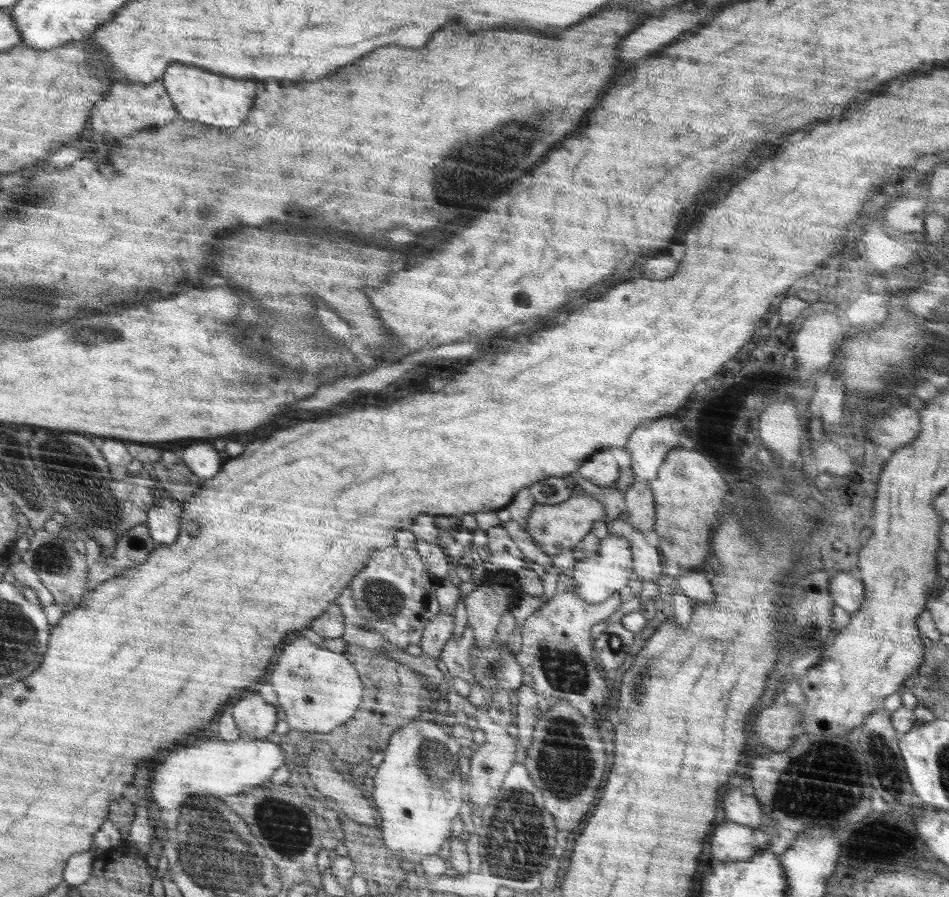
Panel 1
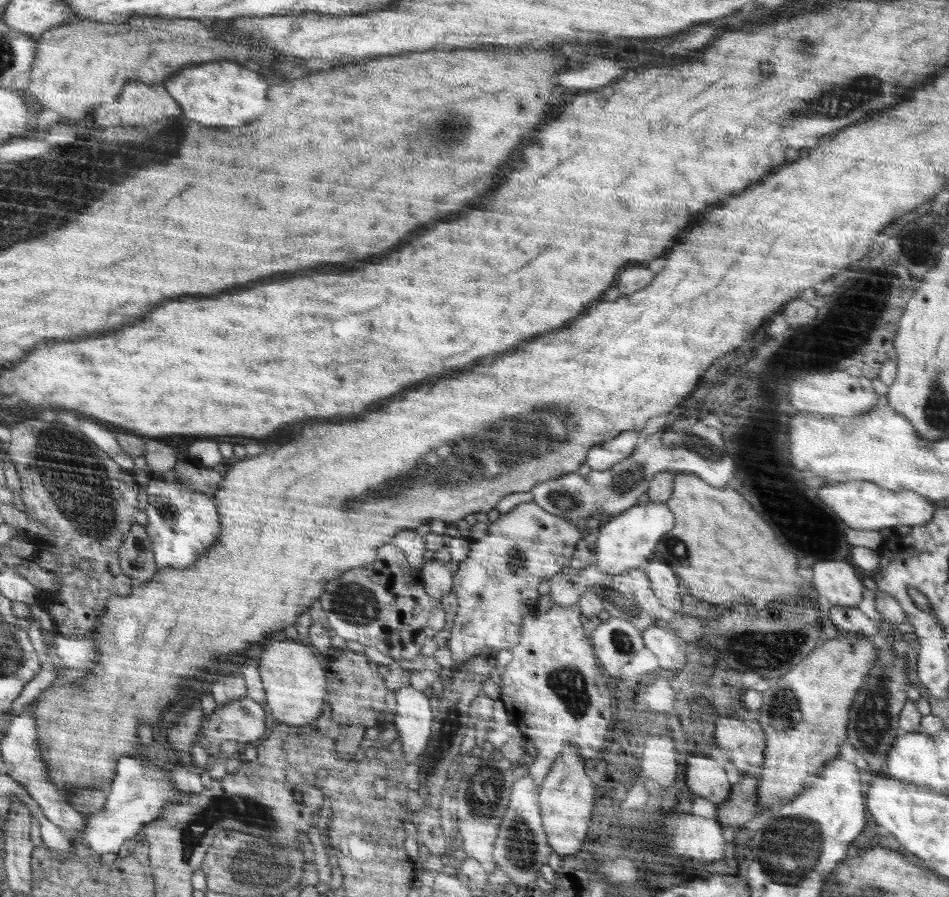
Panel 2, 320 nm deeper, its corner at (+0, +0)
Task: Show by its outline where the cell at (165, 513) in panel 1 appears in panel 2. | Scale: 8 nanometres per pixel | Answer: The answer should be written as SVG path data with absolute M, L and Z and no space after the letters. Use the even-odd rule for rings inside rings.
M151 480L145 486L148 496L146 500L146 516L148 522L143 526L153 544L153 557L158 568L176 568L182 570L186 566L195 565L195 562L203 556L218 540L220 534L220 517L218 507L214 499L197 490L166 481Z

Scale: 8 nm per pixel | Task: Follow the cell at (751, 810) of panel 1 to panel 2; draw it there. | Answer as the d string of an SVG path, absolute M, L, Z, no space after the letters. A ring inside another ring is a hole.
M692 756L686 760L686 786L694 795L720 804L730 798L732 784L724 767L712 756Z

